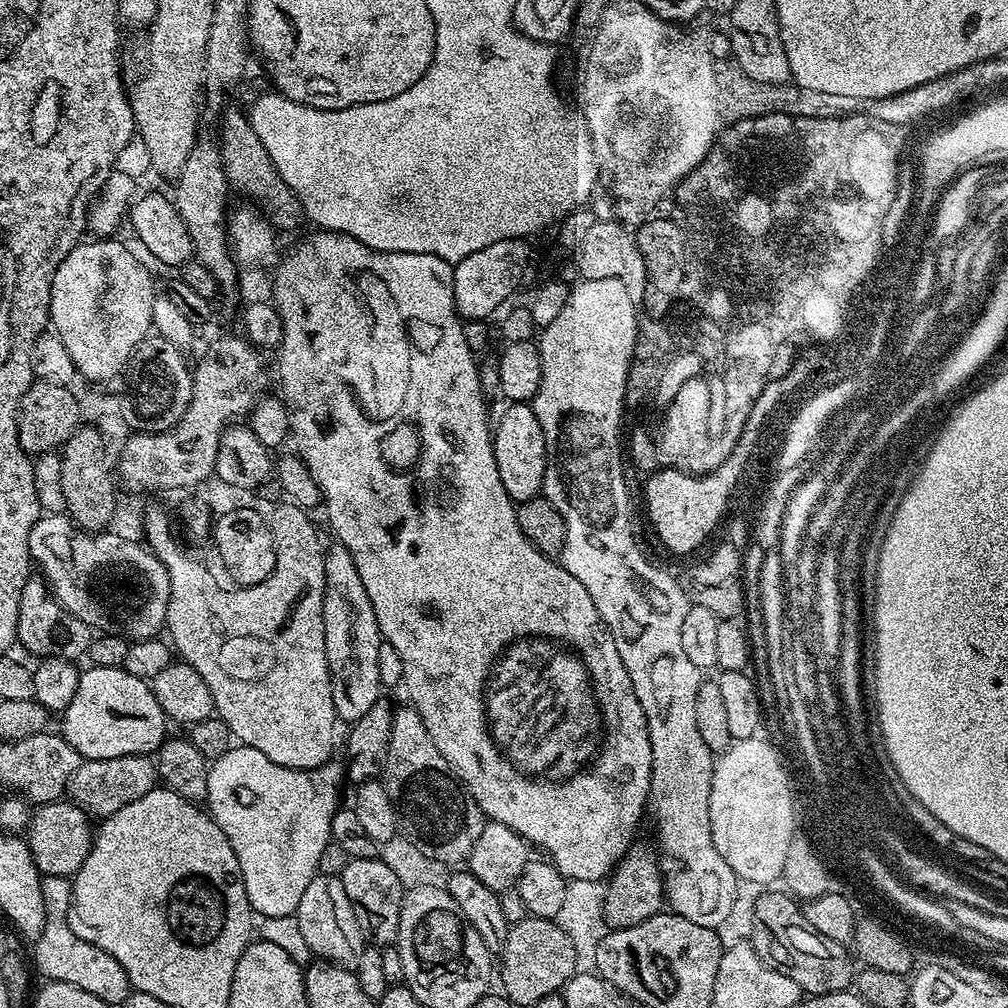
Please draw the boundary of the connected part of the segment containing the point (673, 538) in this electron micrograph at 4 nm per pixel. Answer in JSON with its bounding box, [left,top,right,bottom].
[644,447,746,552]

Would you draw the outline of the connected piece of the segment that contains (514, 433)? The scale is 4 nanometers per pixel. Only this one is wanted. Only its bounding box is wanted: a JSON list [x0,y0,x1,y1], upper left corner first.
[494,402,548,502]

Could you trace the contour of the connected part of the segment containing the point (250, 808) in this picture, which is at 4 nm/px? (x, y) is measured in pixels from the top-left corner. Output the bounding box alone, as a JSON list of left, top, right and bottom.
[207,746,345,917]

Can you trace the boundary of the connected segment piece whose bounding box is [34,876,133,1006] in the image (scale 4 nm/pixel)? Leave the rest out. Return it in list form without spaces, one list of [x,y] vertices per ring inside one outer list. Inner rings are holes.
[[[46,876],[41,879],[40,885],[42,886],[42,902],[46,906],[46,922],[42,926],[42,934],[34,942],[34,948],[36,948],[35,971],[37,968],[45,976],[43,978],[45,981],[57,980],[66,982],[70,986],[78,986],[78,990],[86,990],[86,994],[94,994],[94,998],[102,998],[102,1002],[106,1002],[109,1006],[119,1006],[129,992],[133,991],[132,983],[128,981],[126,970],[122,970],[122,966],[118,966],[118,962],[114,962],[114,958],[110,958],[110,954],[106,954],[106,950],[78,938],[78,934],[74,934],[74,930],[70,930],[68,907],[72,904],[72,880],[67,876]]]

